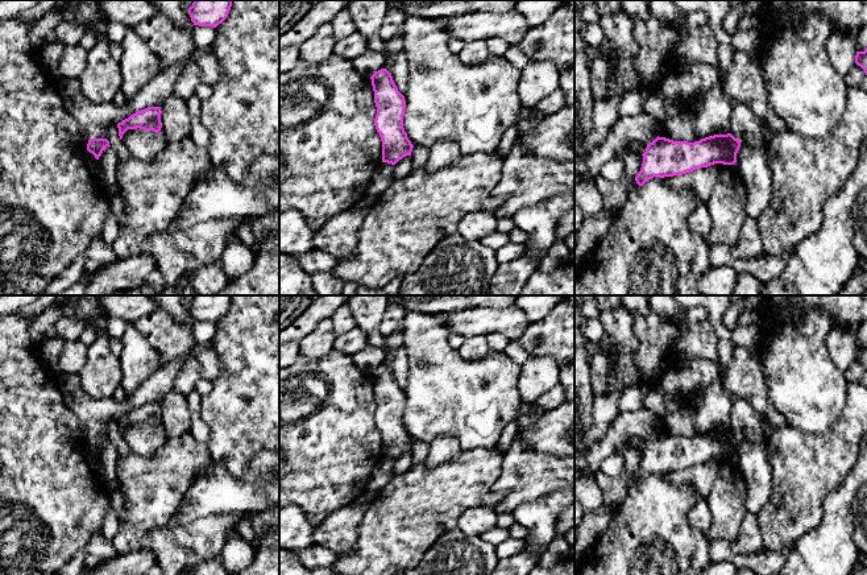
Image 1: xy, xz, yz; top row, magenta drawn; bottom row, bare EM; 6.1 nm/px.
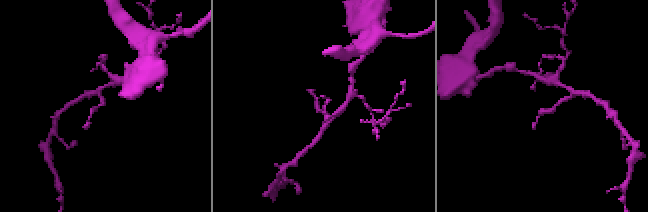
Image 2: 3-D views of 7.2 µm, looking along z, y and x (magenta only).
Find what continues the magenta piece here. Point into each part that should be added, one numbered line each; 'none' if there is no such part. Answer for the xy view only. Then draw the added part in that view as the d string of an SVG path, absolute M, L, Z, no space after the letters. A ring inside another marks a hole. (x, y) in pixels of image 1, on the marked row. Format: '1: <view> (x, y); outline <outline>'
none

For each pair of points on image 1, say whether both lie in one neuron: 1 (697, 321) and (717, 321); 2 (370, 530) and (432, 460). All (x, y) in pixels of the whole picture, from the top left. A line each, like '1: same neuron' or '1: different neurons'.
1: different neurons
2: different neurons

